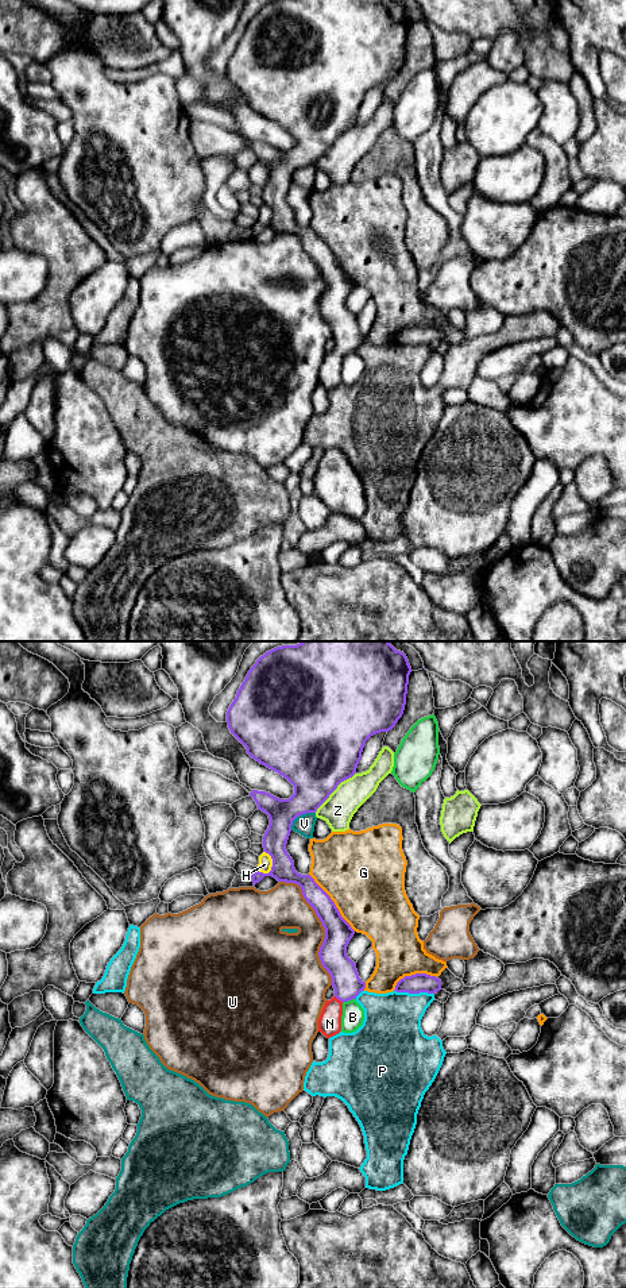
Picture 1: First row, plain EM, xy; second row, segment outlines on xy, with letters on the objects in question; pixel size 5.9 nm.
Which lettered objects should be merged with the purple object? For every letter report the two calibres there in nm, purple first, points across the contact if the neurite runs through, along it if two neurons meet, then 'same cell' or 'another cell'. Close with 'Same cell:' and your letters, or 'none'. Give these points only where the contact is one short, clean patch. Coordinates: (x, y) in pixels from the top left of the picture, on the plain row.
B: 170/130 nm | another cell
G: 160/500 nm | another cell
H: 140/80 nm | another cell
N: 170/140 nm | across xy (346, 332), (346, 342), (339, 351), (332, 362), (329, 376) | same cell
P: 120/340 nm | another cell
U: 160/280 nm | another cell
V: 280/120 nm | another cell
Z: 460/190 nm | another cell
Same cell: N

